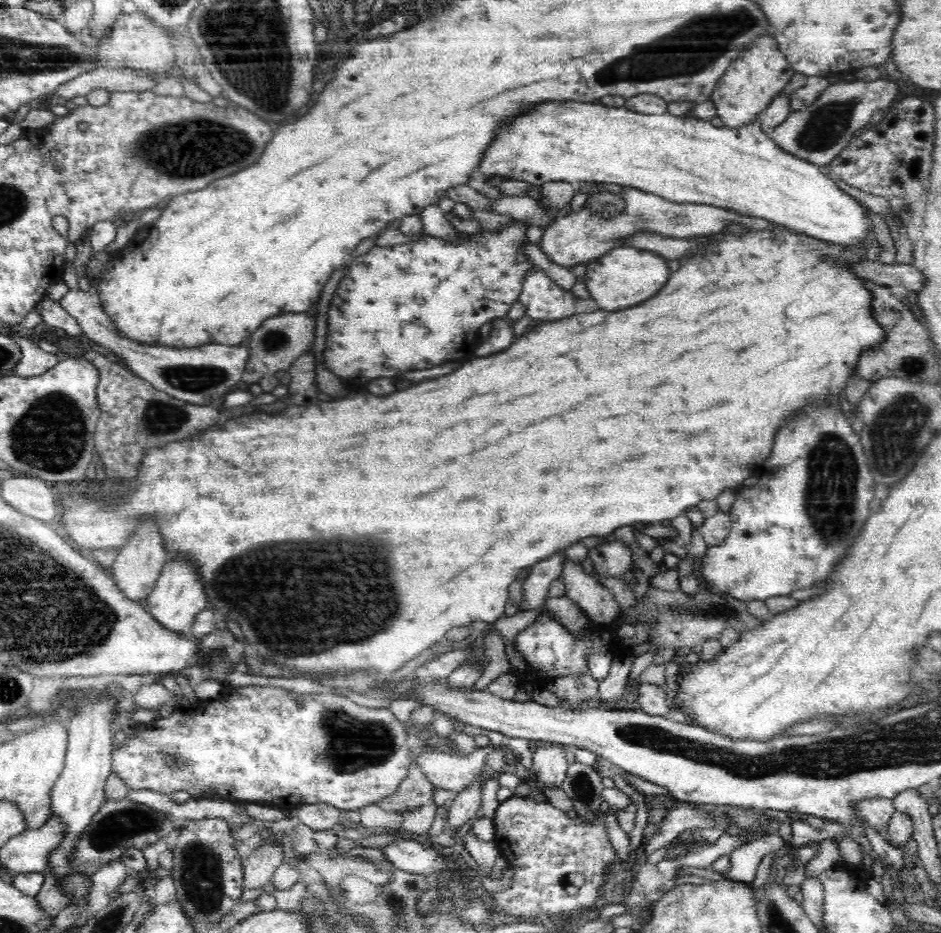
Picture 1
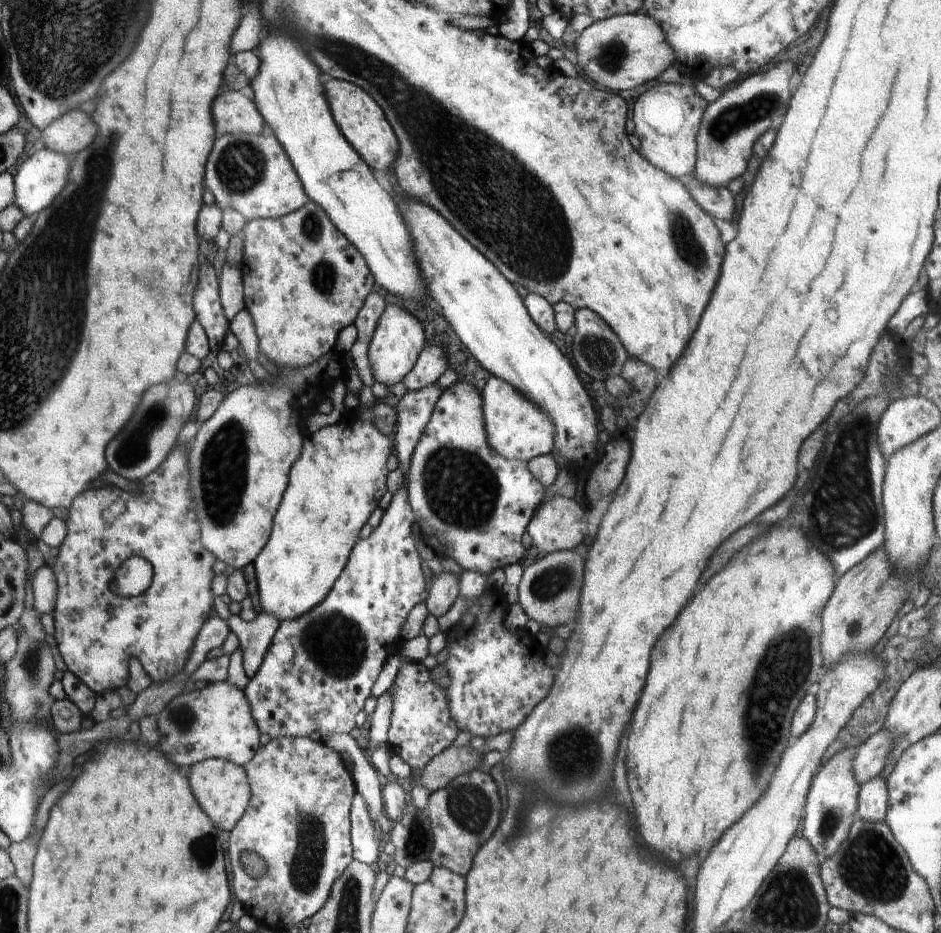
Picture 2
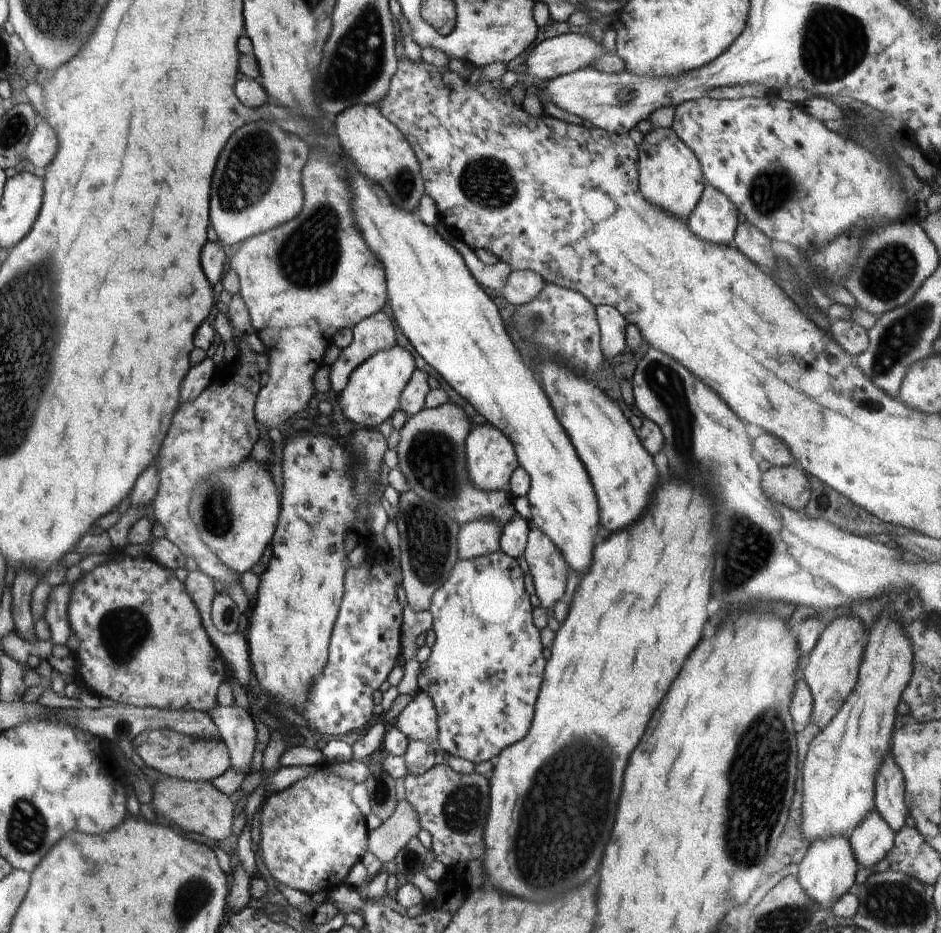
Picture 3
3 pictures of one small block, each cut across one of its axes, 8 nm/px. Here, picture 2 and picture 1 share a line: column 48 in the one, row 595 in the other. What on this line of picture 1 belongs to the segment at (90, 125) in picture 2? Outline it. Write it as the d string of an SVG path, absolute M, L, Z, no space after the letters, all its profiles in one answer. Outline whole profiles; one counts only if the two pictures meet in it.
M144 520L144 524L140 526L140 530L126 542L126 546L122 548L122 552L118 554L118 558L112 564L111 572L116 586L134 602L148 599L151 590L160 576L162 569L169 562L168 551L166 545L162 542L162 536L158 532L156 522L152 520Z

